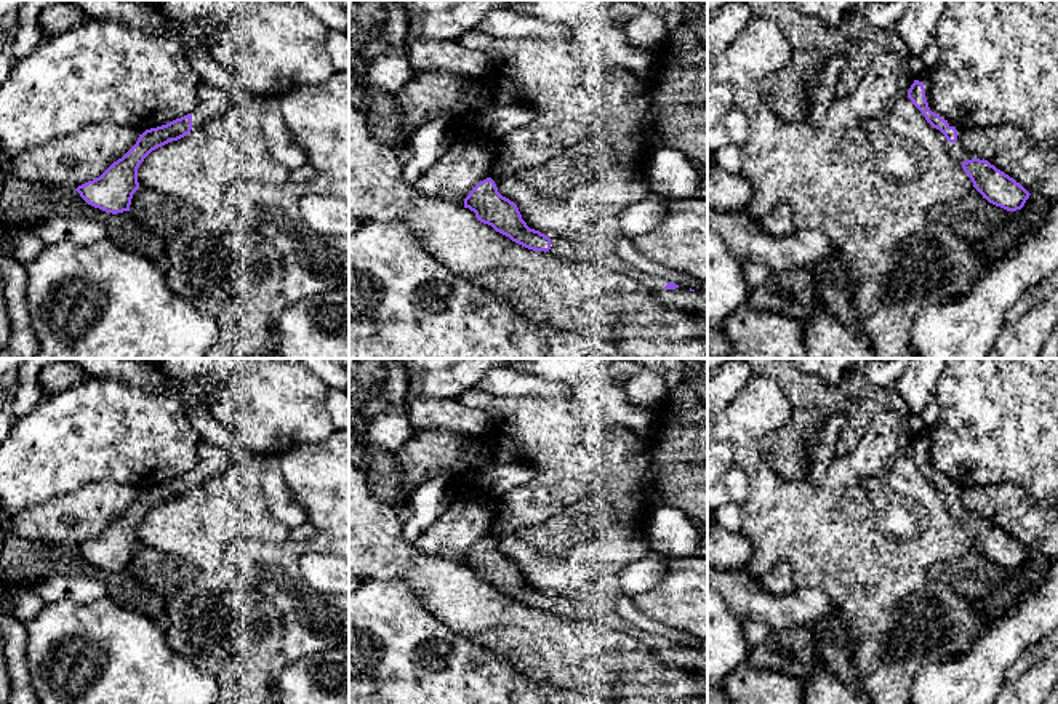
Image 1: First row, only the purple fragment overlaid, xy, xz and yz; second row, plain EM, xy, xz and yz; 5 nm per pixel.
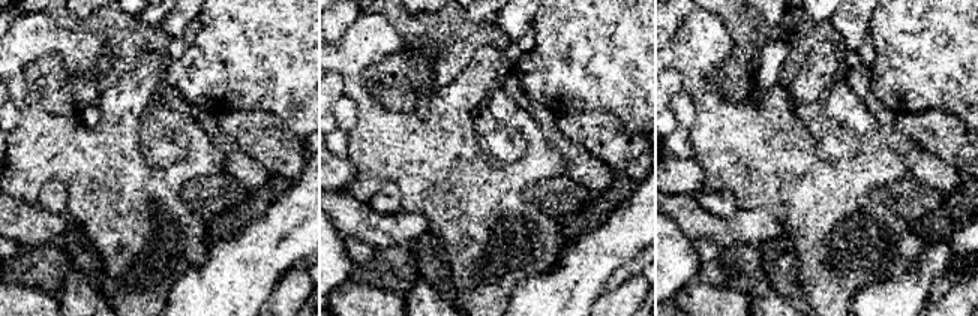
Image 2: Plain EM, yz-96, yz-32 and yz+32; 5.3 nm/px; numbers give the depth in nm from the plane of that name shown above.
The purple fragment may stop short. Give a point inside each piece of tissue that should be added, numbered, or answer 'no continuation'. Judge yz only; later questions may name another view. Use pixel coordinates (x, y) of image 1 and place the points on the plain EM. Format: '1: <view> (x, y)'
1: yz (957, 509)

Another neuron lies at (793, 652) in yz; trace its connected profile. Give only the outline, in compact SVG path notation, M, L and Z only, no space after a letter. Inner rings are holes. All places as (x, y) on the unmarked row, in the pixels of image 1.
M794 626L773 630L763 643L751 646L746 664L805 680L826 661L812 630Z

